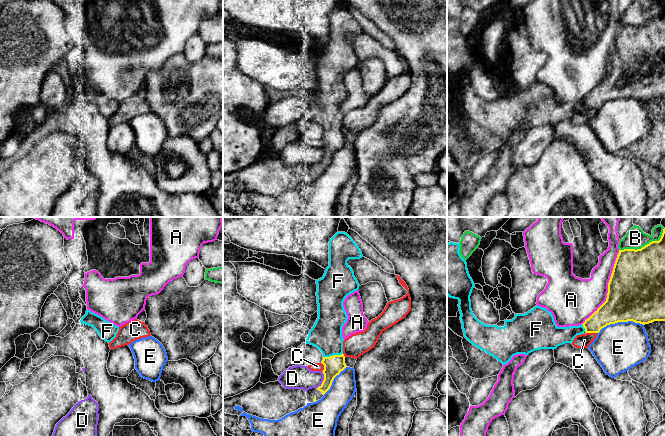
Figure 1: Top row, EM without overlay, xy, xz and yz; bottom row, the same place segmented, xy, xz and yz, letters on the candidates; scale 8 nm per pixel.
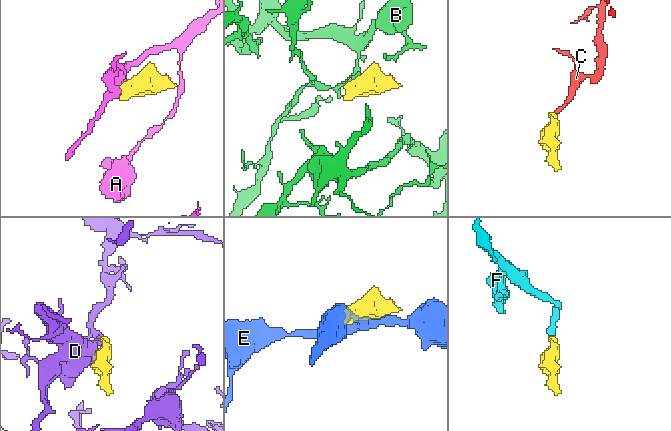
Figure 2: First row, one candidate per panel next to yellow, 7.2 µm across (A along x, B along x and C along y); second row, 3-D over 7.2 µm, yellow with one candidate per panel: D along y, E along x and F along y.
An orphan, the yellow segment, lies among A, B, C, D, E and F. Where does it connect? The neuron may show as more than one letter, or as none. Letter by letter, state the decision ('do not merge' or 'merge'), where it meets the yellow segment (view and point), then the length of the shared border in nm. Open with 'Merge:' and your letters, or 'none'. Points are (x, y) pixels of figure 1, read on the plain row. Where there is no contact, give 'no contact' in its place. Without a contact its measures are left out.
Merge: F
A: do not merge; meets yellow in yz at (608, 63); contact 650 nm long
B: do not merge; meets yellow in yz at (645, 21); contact 400 nm long
C: do not merge; meets yellow in yz at (591, 108); contact 90 nm long
D: do not merge; meets yellow in xz at (323, 156); contact 150 nm long
E: do not merge; meets yellow in yz at (620, 97); contact 380 nm long
F: merge; meets yellow in xz at (333, 131); contact 160 nm long

